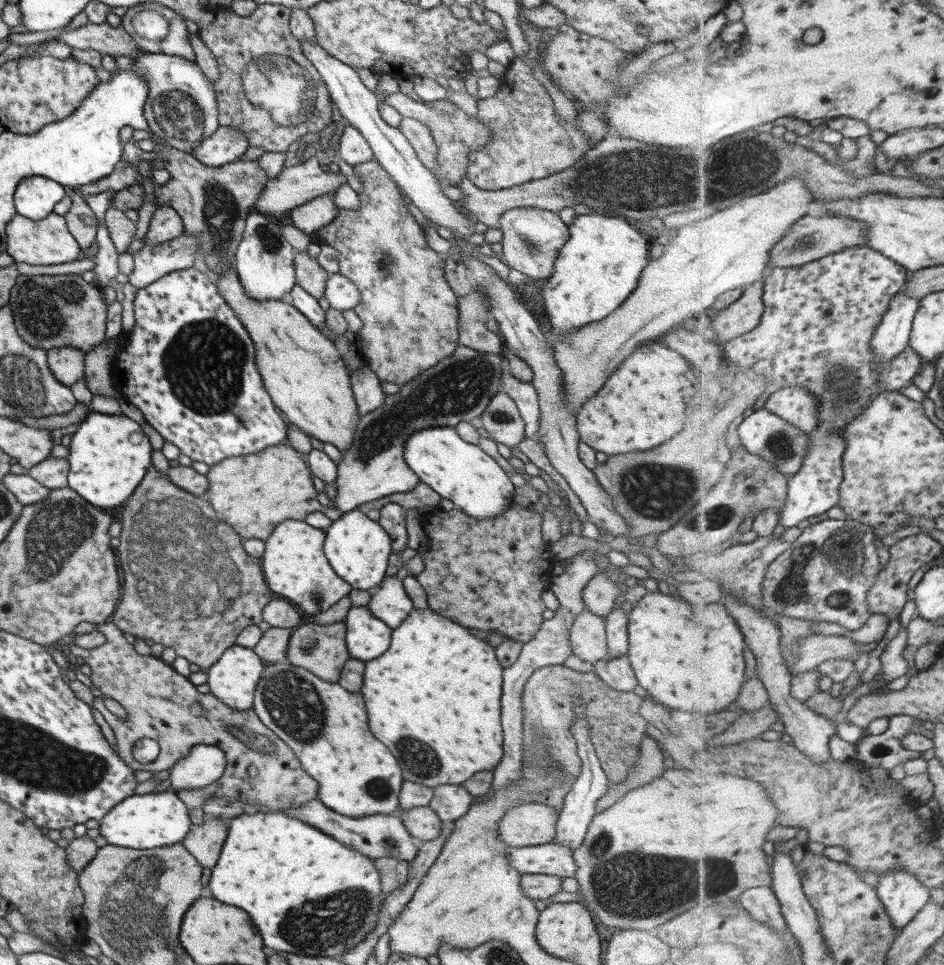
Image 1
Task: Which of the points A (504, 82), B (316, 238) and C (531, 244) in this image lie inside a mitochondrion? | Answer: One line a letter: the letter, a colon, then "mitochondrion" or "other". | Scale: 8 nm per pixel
A: other
B: other
C: mitochondrion

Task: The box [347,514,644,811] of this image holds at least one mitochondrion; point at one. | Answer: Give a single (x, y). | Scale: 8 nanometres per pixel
(423, 761)

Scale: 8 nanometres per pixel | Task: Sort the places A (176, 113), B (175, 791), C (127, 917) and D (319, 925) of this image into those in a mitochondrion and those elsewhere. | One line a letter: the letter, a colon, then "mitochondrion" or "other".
A: mitochondrion
B: other
C: mitochondrion
D: mitochondrion

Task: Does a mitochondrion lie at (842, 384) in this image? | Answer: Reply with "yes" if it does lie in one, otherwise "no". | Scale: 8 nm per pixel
yes

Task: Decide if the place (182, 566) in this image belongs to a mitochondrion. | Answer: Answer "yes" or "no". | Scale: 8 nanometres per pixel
yes

